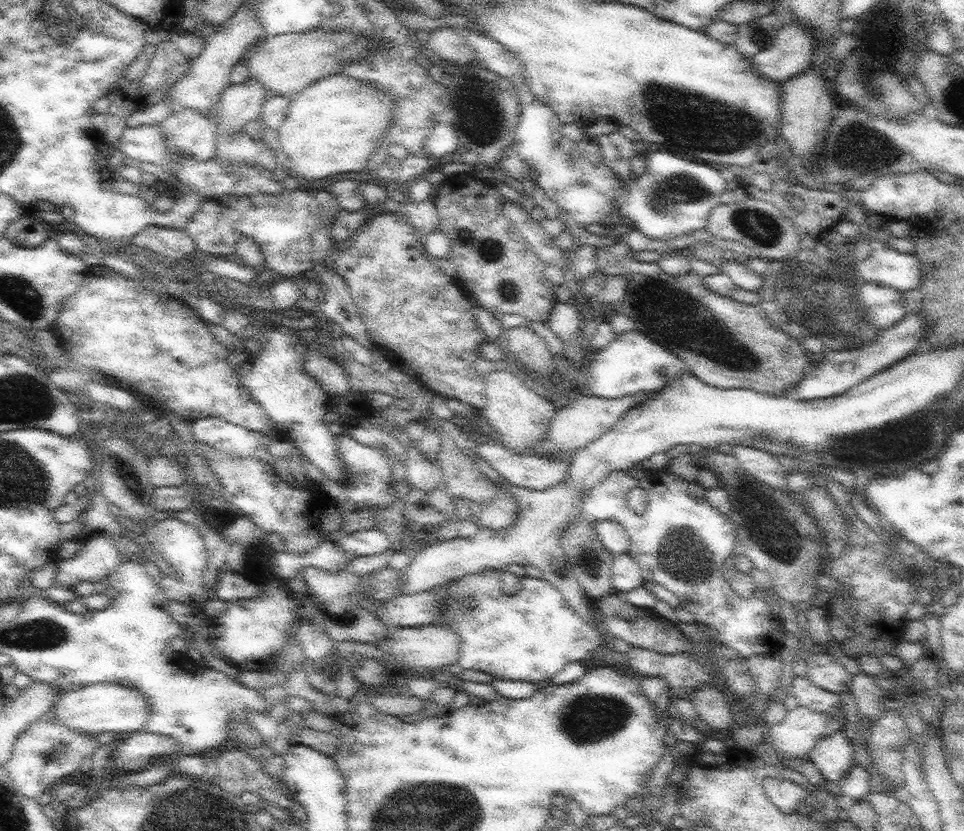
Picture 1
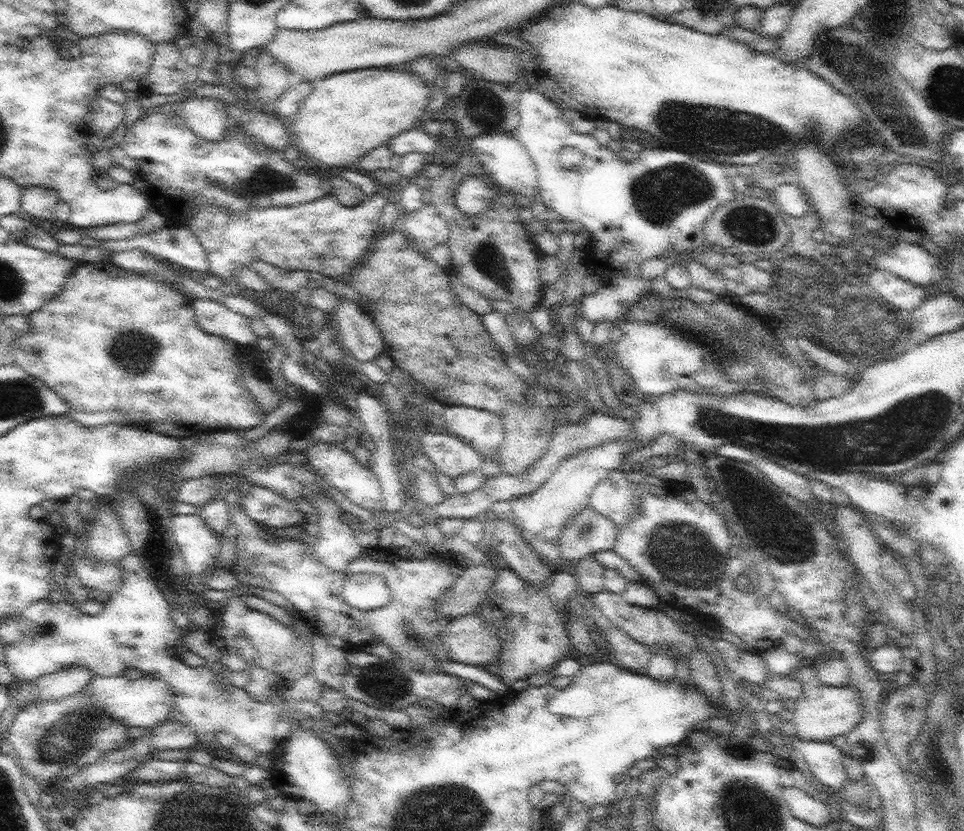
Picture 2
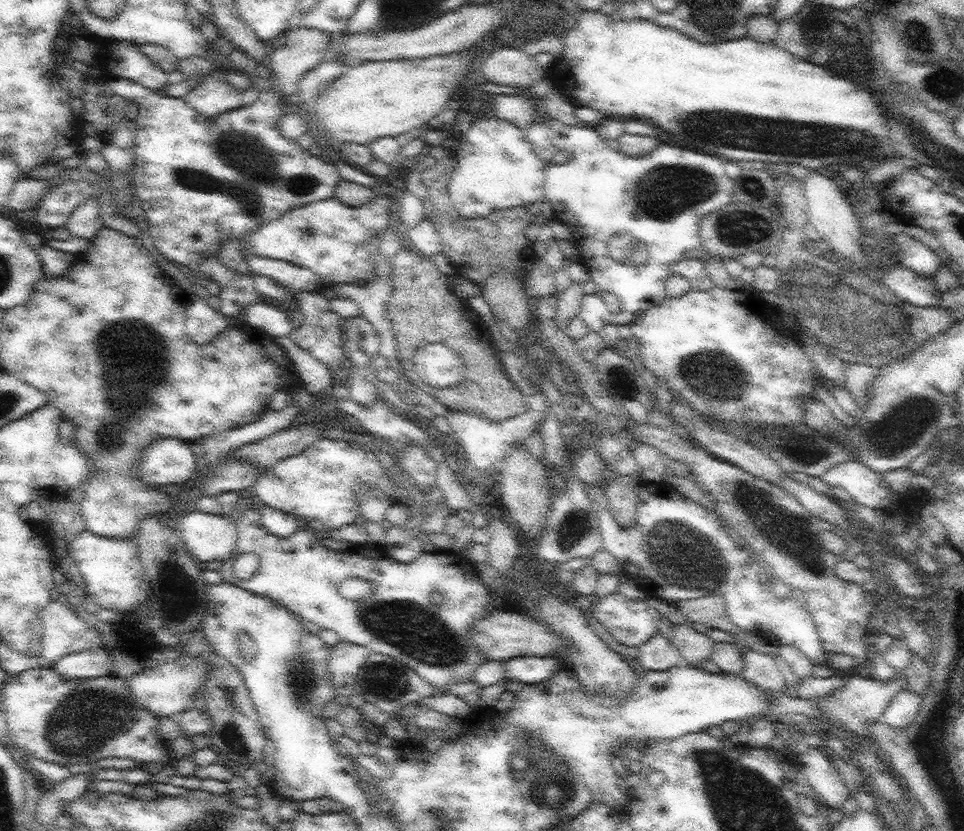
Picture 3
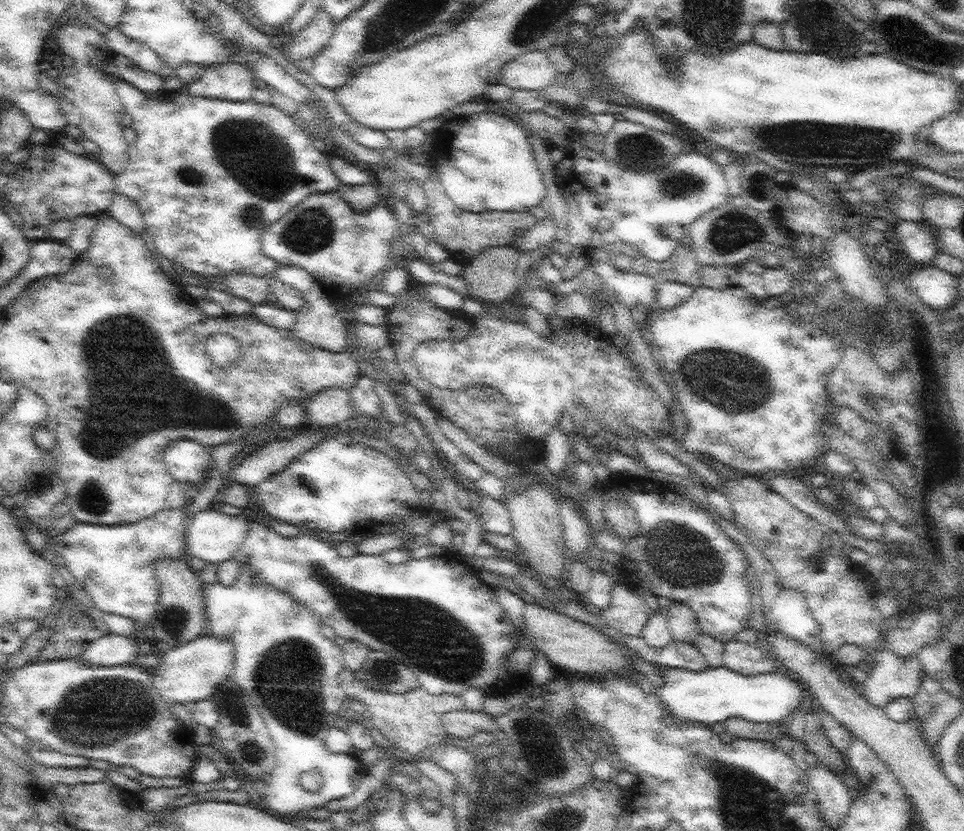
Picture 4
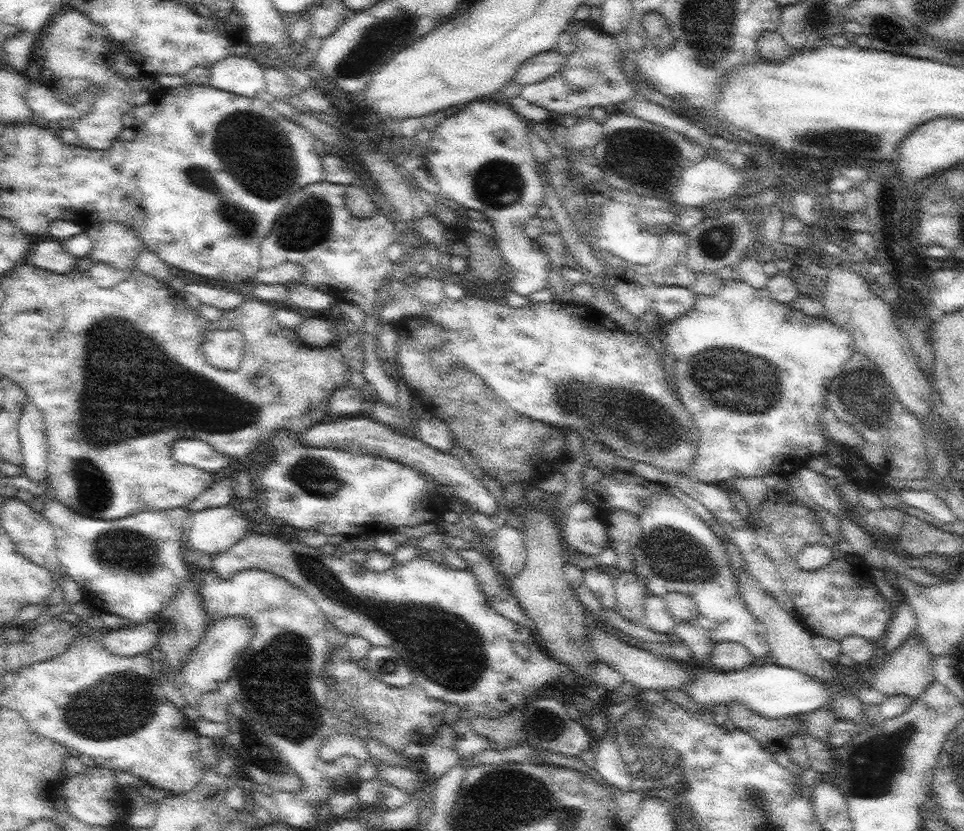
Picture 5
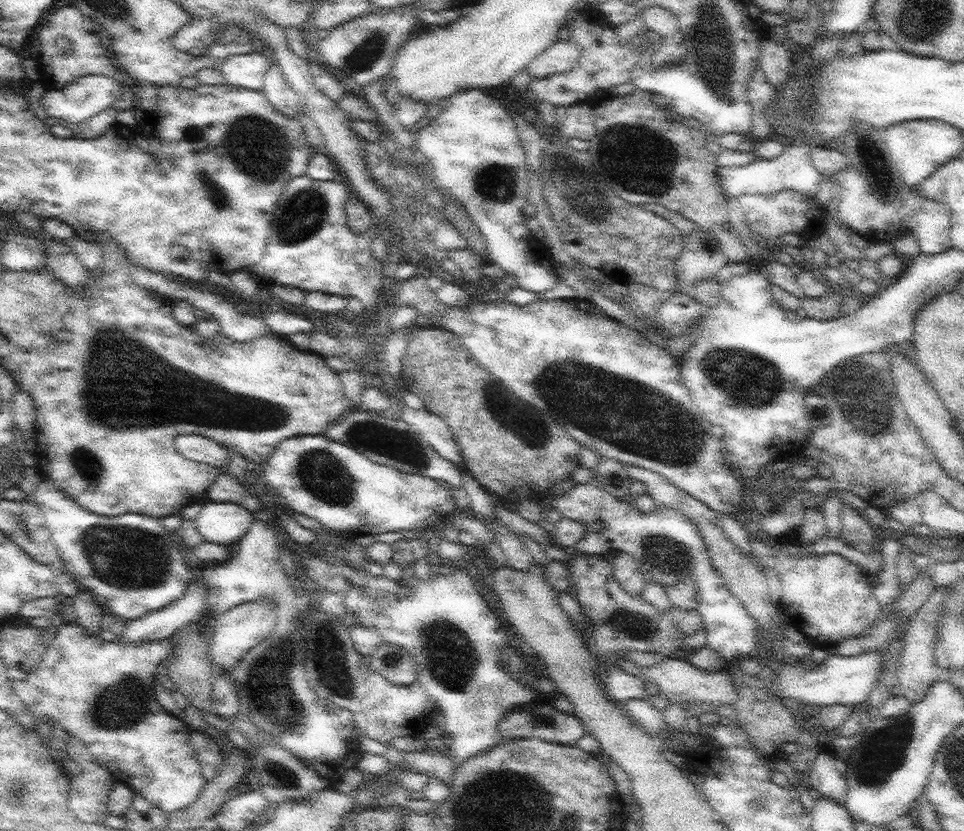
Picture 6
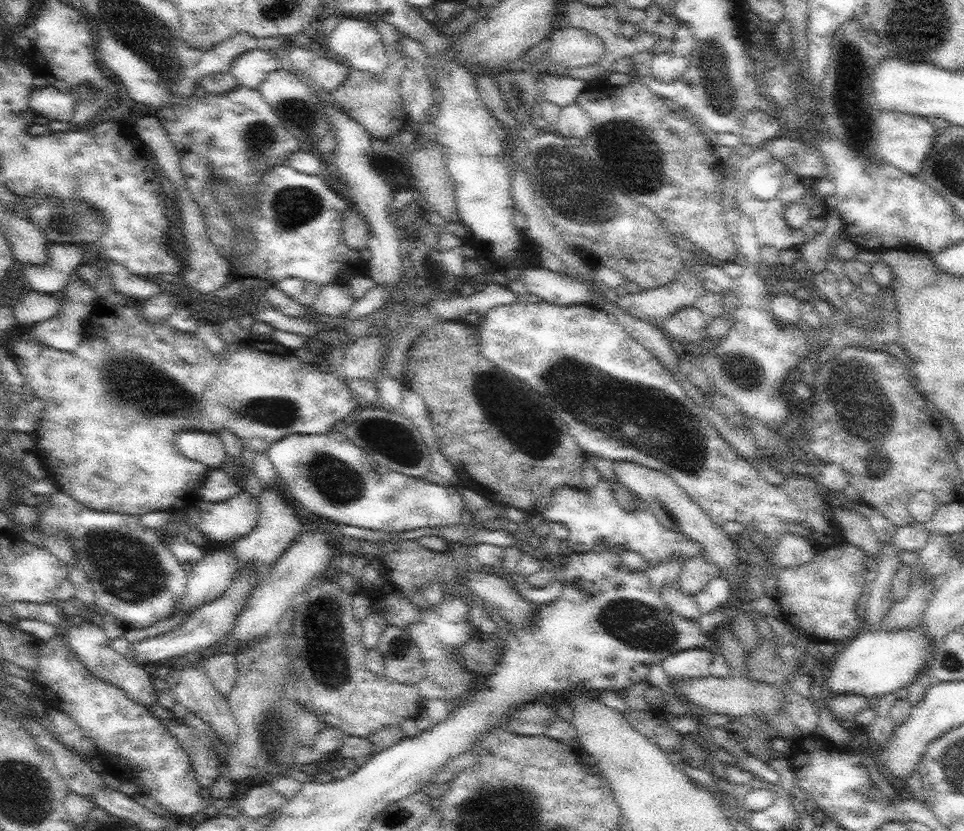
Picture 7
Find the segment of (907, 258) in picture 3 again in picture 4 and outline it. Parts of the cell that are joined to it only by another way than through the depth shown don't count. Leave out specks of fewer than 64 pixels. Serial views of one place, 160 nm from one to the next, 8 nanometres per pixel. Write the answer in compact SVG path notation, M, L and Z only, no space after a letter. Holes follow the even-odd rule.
M926 220L920 222L919 225L904 221L899 224L897 231L903 243L905 256L916 260L919 267L932 264L941 244L934 224Z

